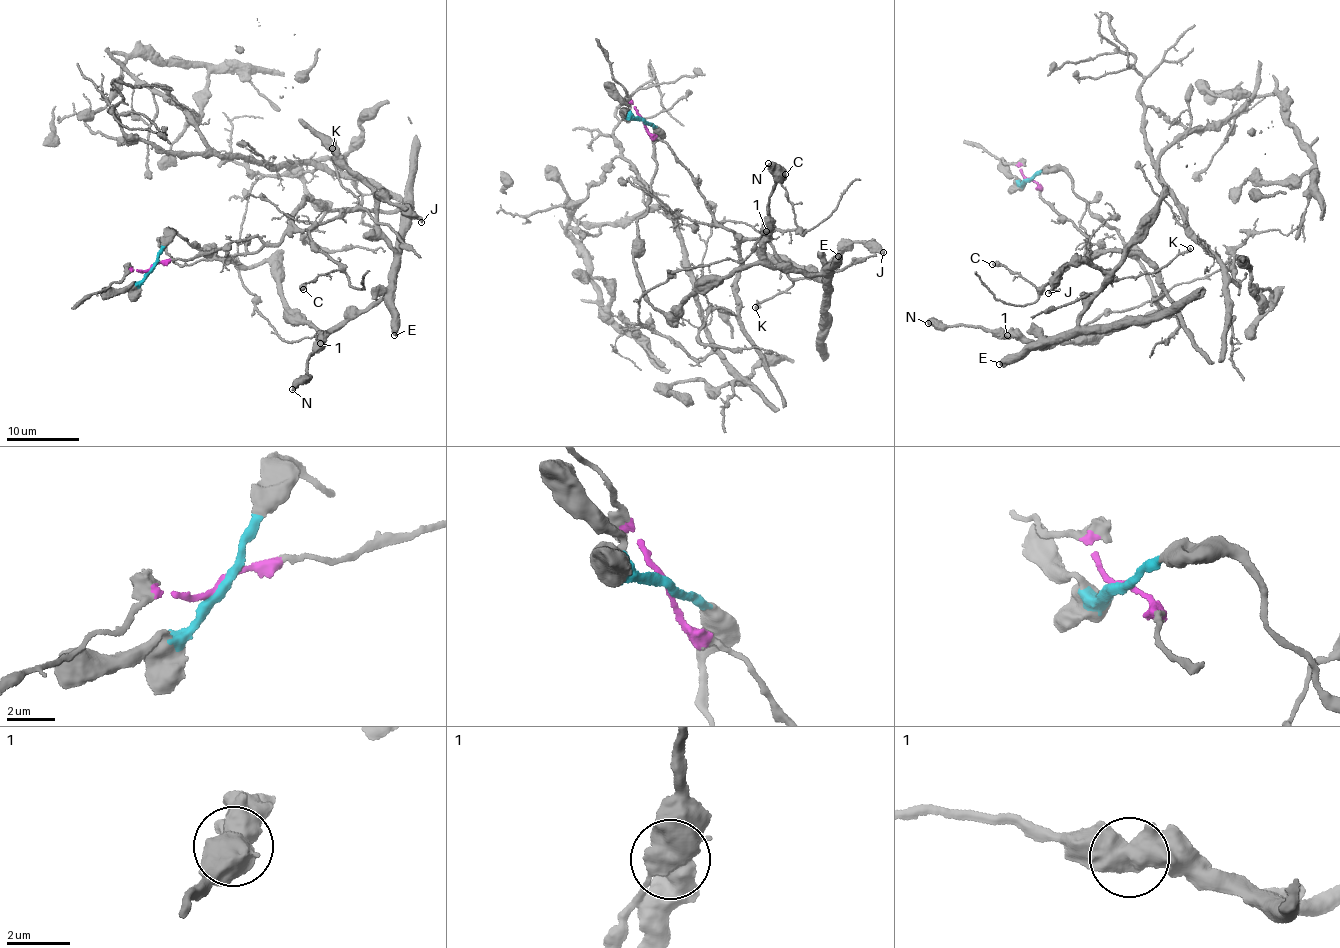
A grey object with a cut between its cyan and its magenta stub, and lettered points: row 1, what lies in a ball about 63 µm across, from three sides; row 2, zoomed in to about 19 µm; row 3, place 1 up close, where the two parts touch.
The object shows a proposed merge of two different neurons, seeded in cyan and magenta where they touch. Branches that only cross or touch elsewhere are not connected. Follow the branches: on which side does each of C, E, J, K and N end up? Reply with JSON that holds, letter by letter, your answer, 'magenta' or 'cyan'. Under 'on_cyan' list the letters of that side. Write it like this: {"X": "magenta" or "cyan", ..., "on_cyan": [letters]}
{"C": "magenta", "E": "cyan", "J": "cyan", "K": "magenta", "N": "cyan", "on_cyan": ["E", "J", "N"]}

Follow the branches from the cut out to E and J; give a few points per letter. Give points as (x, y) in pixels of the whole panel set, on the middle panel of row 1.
E: (645, 120), (655, 129), (657, 166), (632, 252), (650, 301), (665, 313), (756, 264), (818, 273), (837, 256)
J: (645, 120), (657, 166), (632, 252), (662, 312), (756, 264), (830, 286), (817, 279), (854, 242), (883, 253)

